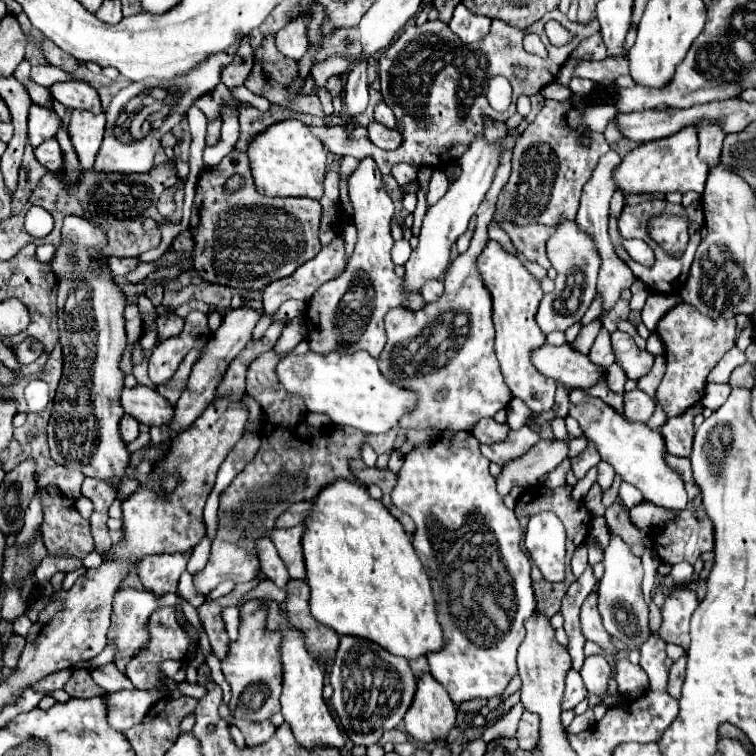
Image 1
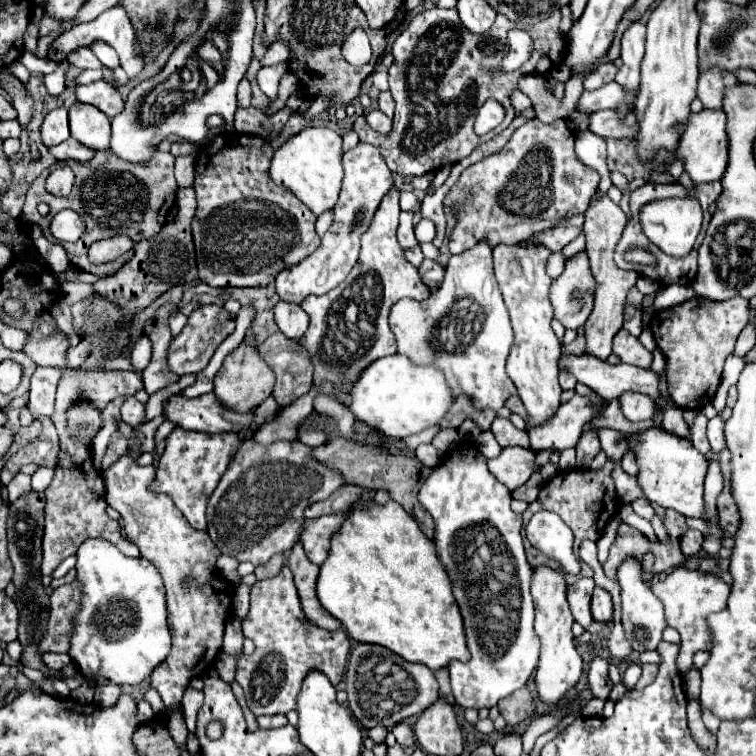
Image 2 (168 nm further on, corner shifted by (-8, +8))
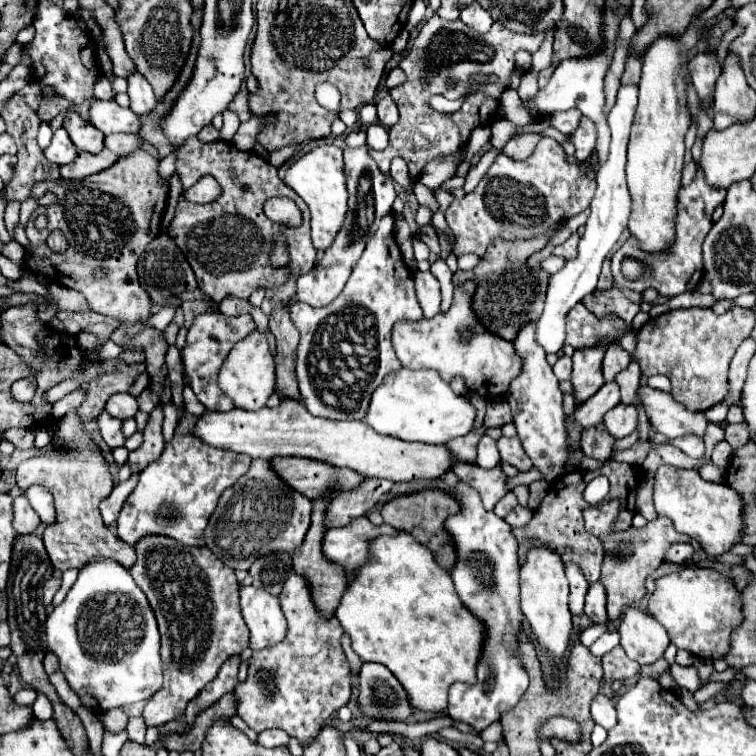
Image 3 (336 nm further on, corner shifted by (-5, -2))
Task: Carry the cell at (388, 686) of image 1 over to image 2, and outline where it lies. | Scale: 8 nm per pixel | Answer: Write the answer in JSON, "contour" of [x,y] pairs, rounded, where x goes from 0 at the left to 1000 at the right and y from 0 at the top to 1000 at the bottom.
{"contour":[[[479,849],[468,852],[463,862],[455,892],[455,910],[460,915],[460,931],[468,950],[484,966],[495,960],[521,963],[534,950],[556,944],[579,923],[579,902],[566,881],[556,876],[540,876],[500,852]]]}

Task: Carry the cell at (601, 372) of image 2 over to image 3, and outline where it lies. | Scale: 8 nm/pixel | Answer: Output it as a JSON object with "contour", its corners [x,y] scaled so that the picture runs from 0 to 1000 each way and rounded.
{"contour":[[[845,513],[843,526],[848,529],[858,556],[866,561],[869,571],[885,579],[901,579],[919,574],[925,579],[933,577],[935,569],[935,550],[933,545],[914,545],[903,534],[893,532],[888,521],[864,513]]]}

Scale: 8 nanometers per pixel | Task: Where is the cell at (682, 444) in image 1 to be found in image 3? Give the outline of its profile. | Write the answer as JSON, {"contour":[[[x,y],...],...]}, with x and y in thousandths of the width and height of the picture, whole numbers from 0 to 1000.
{"contour":[[[943,561],[943,563],[938,563],[938,569],[935,569],[935,574],[933,574],[933,606],[940,606],[940,598],[943,598],[943,593],[946,593],[946,587],[948,585],[954,585],[954,582],[959,582],[959,569],[954,566],[954,563],[948,563],[948,561]]]}

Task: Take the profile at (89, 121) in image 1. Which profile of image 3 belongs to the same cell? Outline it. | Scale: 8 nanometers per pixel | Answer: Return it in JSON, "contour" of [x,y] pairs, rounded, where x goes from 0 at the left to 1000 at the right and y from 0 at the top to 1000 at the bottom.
{"contour":[[[91,146],[86,151],[83,169],[89,172],[89,177],[97,185],[97,190],[102,193],[102,198],[110,198],[110,201],[134,201],[139,196],[136,177],[120,161],[112,161],[97,146]]]}

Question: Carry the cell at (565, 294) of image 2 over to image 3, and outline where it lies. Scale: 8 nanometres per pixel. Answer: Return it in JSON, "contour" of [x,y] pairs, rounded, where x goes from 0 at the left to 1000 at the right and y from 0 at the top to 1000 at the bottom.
{"contour":[[[769,399],[750,415],[750,447],[747,455],[755,455],[761,463],[782,460],[792,455],[816,455],[819,447],[832,439],[824,421],[803,418],[790,421]]]}

